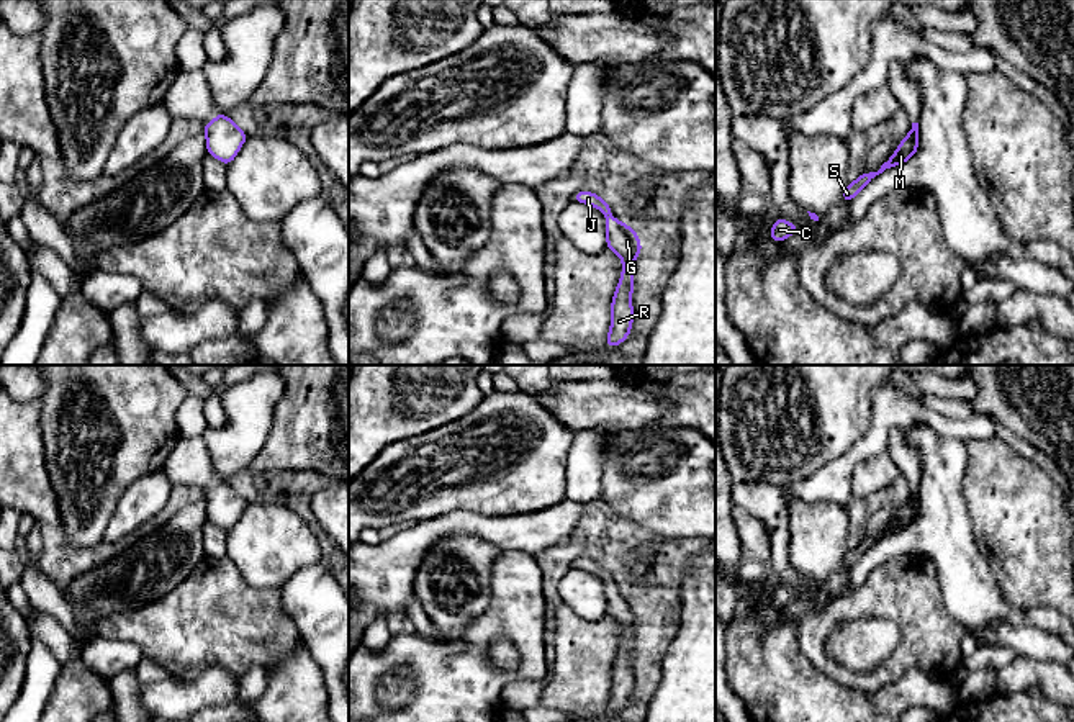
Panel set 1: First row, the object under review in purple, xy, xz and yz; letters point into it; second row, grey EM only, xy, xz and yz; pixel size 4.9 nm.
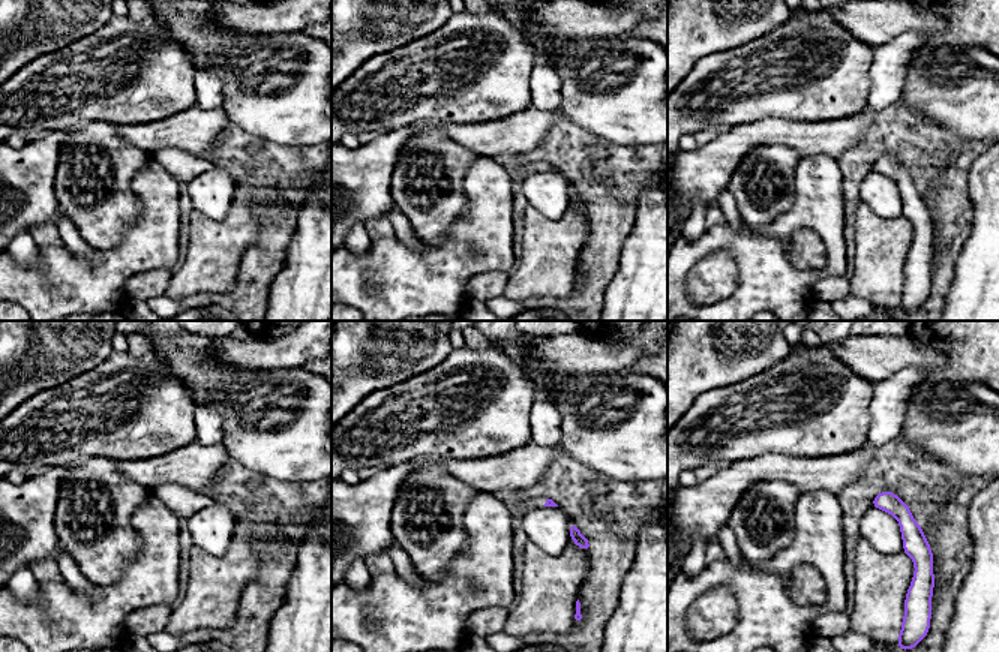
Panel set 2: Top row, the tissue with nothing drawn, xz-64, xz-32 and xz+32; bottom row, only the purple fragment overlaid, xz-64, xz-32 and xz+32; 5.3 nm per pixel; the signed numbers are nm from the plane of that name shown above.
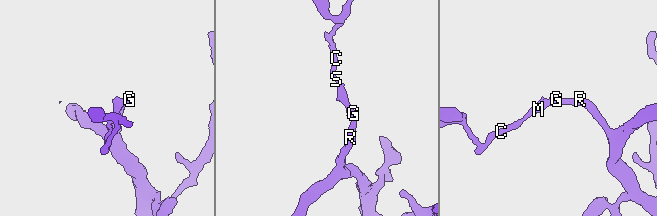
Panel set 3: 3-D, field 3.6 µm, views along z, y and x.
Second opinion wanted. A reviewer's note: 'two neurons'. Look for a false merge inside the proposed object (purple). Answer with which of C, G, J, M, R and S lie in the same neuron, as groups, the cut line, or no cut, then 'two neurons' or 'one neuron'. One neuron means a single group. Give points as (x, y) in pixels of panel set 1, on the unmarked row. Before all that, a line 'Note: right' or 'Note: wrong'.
Note: wrong
C G J M R S | no cut | one neuron

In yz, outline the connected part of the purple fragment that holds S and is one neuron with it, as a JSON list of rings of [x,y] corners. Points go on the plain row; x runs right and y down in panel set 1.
[[[912,490],[910,499],[905,504],[902,504],[899,514],[894,517],[891,526],[884,529],[878,539],[869,540],[861,539],[861,542],[855,548],[846,552],[842,566],[851,568],[876,542],[882,540],[886,535],[897,534],[907,529],[917,517],[918,517],[918,490]]]

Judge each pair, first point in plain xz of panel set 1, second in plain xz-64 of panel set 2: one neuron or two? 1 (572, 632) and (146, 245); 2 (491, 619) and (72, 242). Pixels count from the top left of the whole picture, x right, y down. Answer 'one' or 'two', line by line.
1: two
2: two

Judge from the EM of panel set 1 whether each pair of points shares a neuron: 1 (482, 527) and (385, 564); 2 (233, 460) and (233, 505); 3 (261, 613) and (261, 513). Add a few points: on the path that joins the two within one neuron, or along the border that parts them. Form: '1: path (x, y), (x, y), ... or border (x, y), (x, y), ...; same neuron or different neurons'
1: path (457, 524), (434, 527), (410, 546); same neuron
2: border (205, 447), (215, 475), (226, 482); different neurons
3: border (231, 562), (251, 585), (279, 588); different neurons

